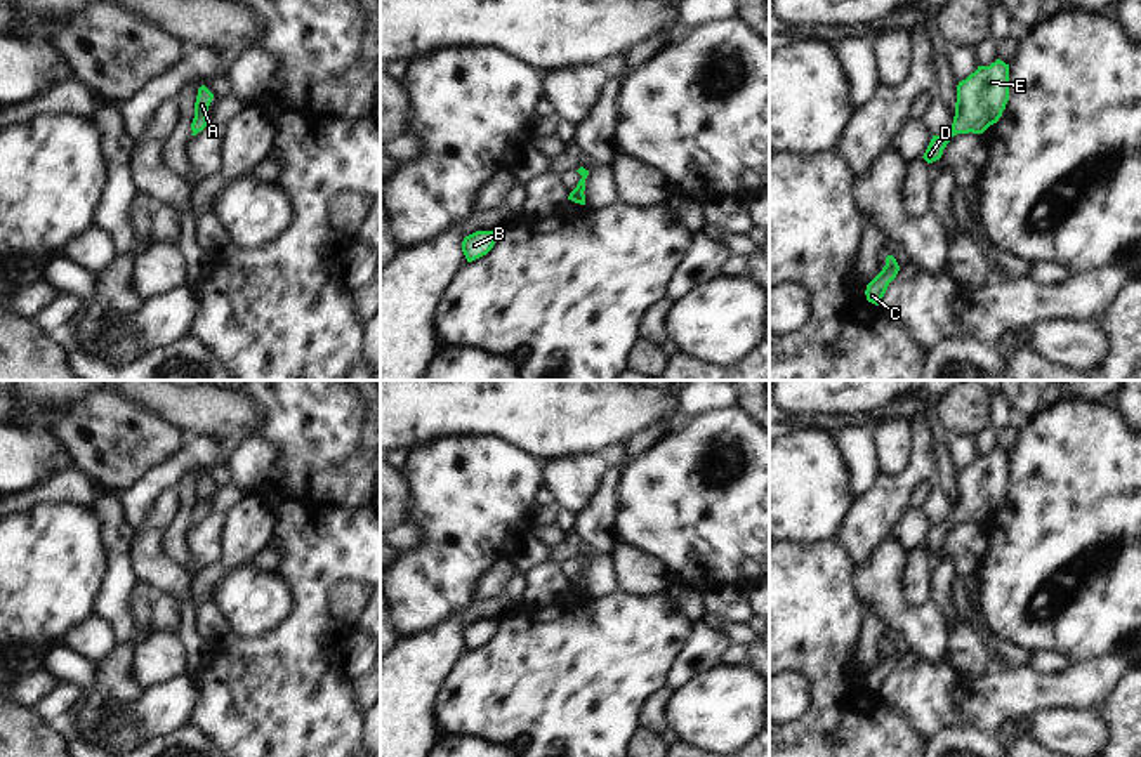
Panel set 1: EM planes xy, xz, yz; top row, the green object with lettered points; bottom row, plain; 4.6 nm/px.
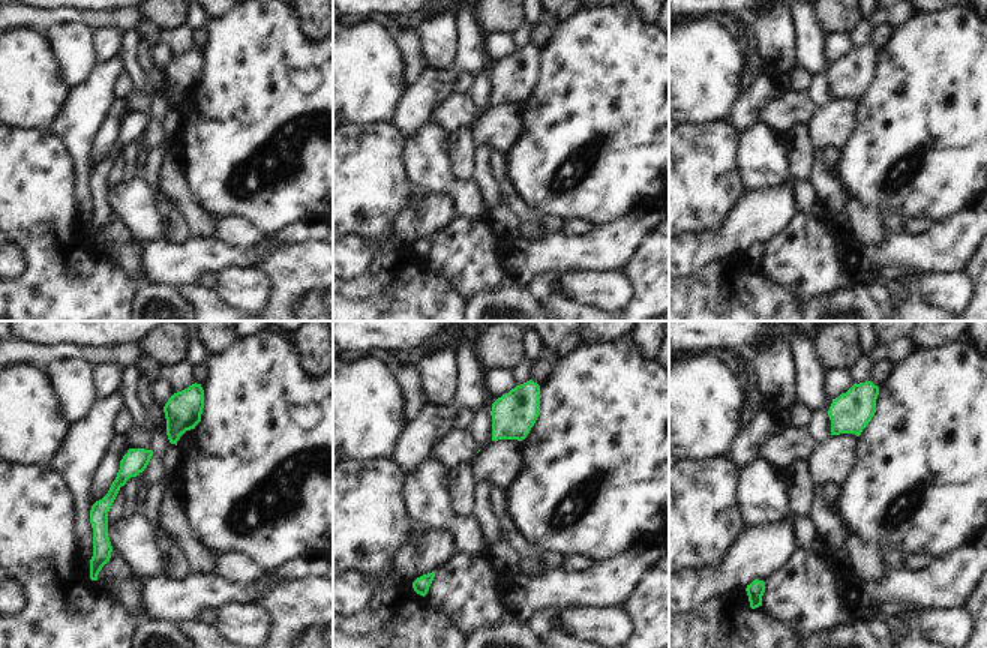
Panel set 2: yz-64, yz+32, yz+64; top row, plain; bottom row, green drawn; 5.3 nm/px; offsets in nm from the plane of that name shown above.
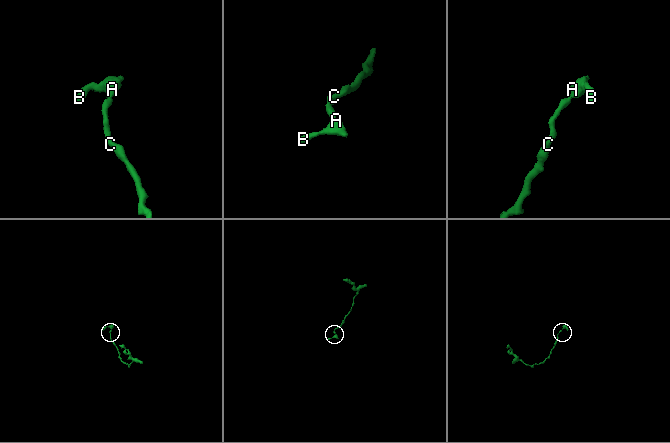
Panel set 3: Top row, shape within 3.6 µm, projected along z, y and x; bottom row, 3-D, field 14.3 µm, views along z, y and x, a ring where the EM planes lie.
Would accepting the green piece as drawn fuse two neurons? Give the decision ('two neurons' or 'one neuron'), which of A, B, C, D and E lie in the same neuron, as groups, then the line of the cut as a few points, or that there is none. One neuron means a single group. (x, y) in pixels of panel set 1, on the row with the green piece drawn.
one neuron; groups A B C D E; cut none

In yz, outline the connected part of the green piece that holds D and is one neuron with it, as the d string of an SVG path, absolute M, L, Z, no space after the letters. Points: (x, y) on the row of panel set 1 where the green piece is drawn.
M997 59L990 66L978 66L957 85L957 102L952 130L933 135L924 160L933 163L941 158L943 149L957 134L983 134L997 123L1009 101L1009 64Z

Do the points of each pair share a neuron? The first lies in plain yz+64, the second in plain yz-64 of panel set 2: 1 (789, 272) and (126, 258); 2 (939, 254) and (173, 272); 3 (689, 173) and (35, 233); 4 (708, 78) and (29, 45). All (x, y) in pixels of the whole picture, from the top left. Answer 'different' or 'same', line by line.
1: same
2: same
3: same
4: same

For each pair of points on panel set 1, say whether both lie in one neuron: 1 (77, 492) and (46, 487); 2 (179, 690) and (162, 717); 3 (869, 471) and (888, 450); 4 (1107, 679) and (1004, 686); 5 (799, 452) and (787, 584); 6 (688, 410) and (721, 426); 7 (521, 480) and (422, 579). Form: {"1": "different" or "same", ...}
{"1": "same", "2": "same", "3": "different", "4": "same", "5": "different", "6": "different", "7": "same"}

